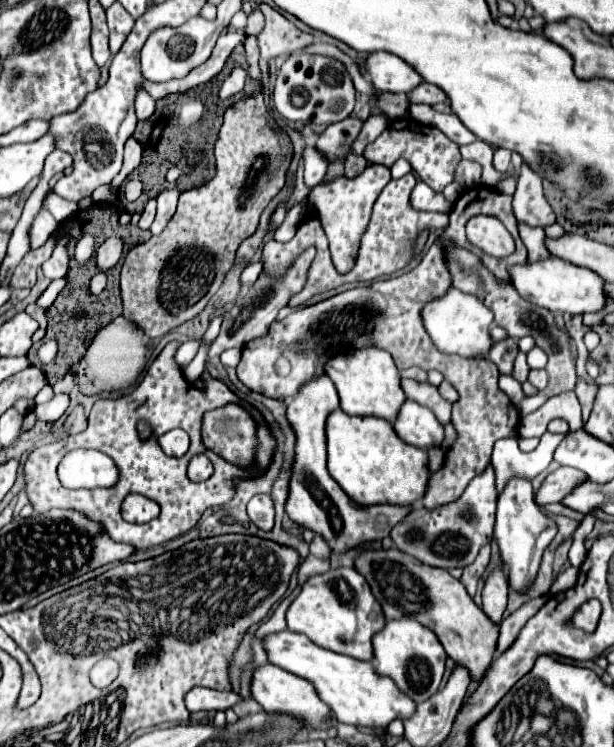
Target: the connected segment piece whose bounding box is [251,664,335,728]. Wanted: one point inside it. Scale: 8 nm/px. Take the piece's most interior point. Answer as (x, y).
(277, 691)

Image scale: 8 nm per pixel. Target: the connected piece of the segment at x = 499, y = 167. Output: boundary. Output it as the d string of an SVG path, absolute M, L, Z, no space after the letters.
M503 148L495 150L495 154L493 154L493 168L497 172L507 172L509 166L511 166L511 152L503 150Z

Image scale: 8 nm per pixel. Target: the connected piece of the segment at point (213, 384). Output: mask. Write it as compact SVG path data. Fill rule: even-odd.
M171 342L165 346L165 350L159 354L159 358L149 366L143 380L135 386L135 390L119 400L105 400L99 398L91 410L89 426L85 432L77 436L69 436L65 440L47 444L31 452L31 456L25 462L25 482L27 482L27 494L31 504L35 506L35 512L47 512L51 508L75 508L87 514L91 520L97 520L103 524L103 528L109 532L109 536L115 542L127 542L133 544L137 550L151 548L157 544L163 544L167 540L173 540L199 522L205 508L225 504L233 498L233 482L235 478L243 478L245 470L239 466L229 464L227 460L221 460L215 452L209 452L203 448L201 440L201 416L213 408L221 408L229 404L229 400L239 400L237 394L233 394L223 382L213 380L207 372L203 374L203 380L207 382L207 390L201 392L193 384L189 384L179 370L179 366L173 362L173 354L177 350L179 342ZM147 420L157 434L165 434L173 428L183 428L191 436L191 448L181 458L167 456L159 442L155 438L141 442L137 436L137 422ZM75 448L95 448L111 456L121 472L119 482L113 488L95 488L95 490L65 490L57 478L57 464L61 458L75 450ZM195 454L207 454L207 458L215 466L215 474L199 484L193 484L187 478L187 464L191 456ZM137 492L151 500L155 500L161 506L161 514L147 522L147 524L129 524L121 518L121 502L127 494Z

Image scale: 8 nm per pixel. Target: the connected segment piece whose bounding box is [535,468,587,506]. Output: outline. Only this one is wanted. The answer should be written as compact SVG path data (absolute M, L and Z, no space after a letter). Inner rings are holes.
M557 468L543 480L541 488L535 492L535 504L547 506L551 502L563 500L585 478L587 476L577 468Z

